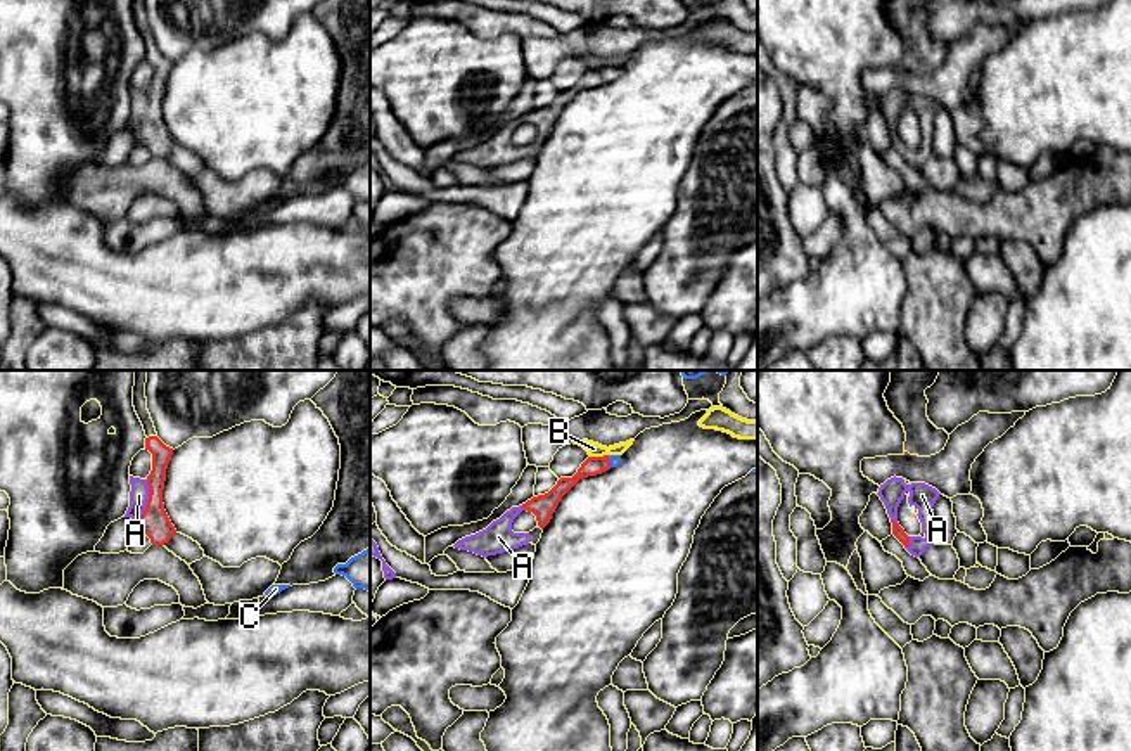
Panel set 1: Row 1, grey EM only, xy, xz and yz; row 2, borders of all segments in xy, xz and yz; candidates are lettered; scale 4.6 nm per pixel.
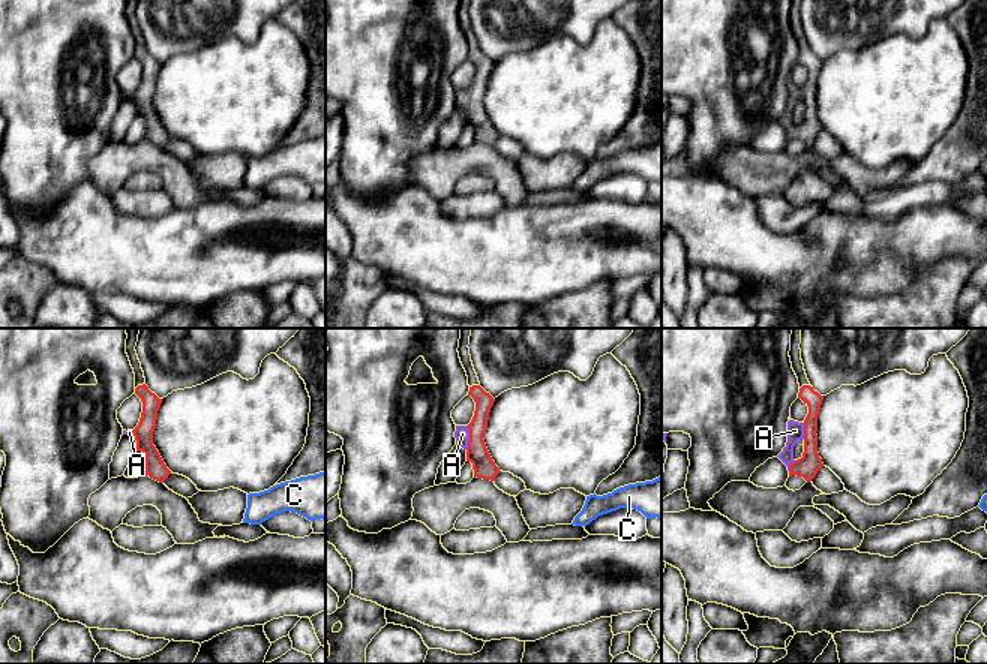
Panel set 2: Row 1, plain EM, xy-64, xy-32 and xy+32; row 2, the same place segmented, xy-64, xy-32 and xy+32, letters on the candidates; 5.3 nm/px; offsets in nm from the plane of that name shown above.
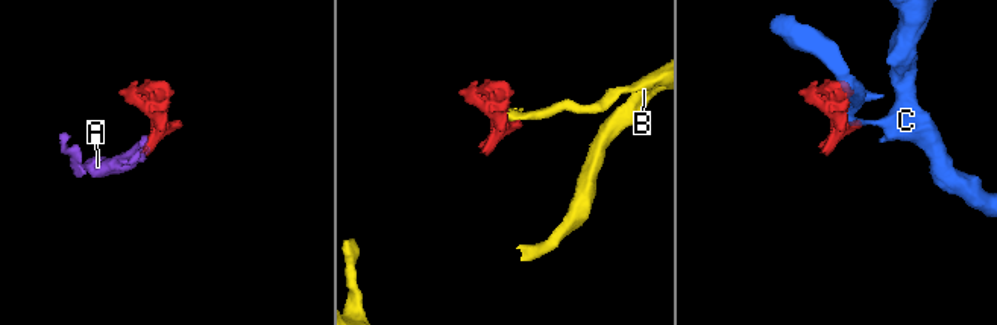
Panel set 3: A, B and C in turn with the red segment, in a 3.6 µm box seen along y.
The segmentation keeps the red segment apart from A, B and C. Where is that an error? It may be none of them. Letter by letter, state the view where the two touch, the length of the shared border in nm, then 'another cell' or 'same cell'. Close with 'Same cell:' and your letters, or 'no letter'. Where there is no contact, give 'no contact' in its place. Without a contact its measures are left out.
A: xy | 200 nm | same cell
B: xz | 80 nm | another cell
C: xz | 60 nm | same cell
Same cell: A, C

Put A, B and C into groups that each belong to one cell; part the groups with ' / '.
A C / B

